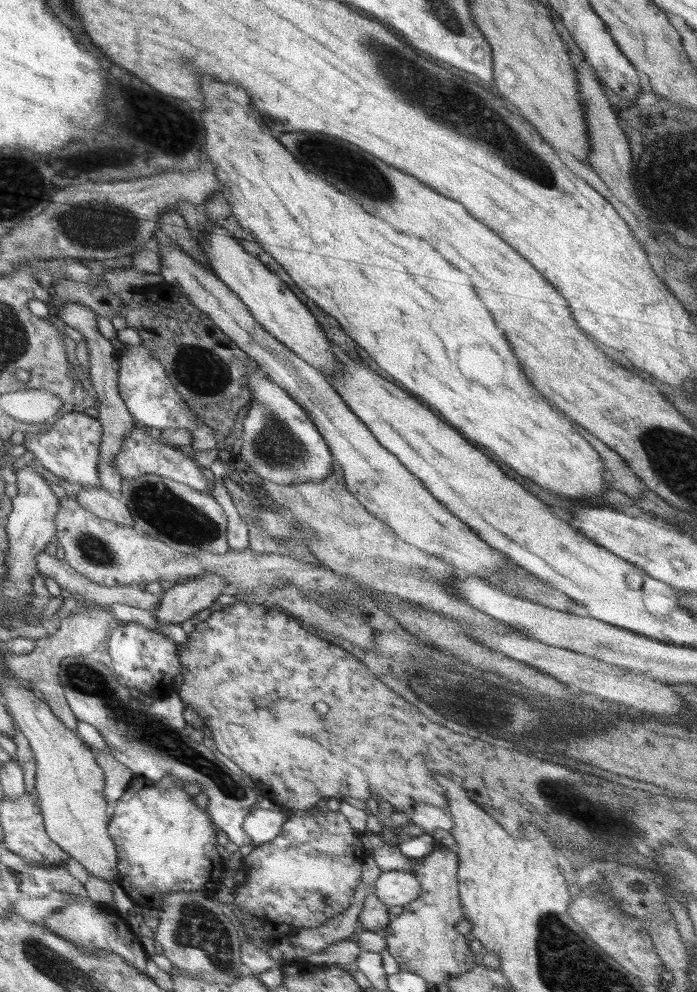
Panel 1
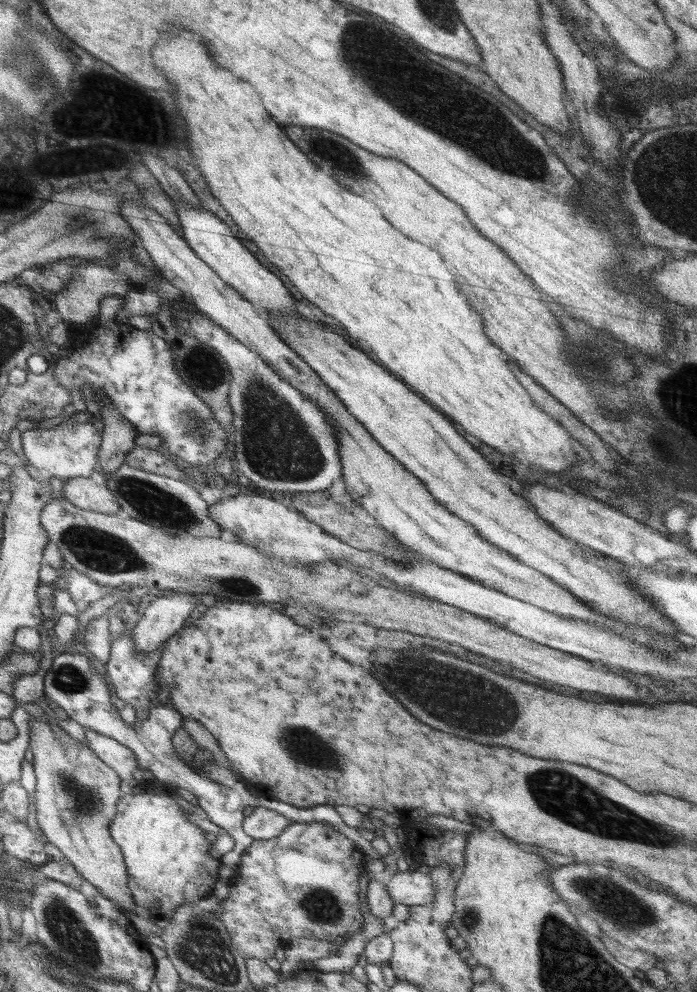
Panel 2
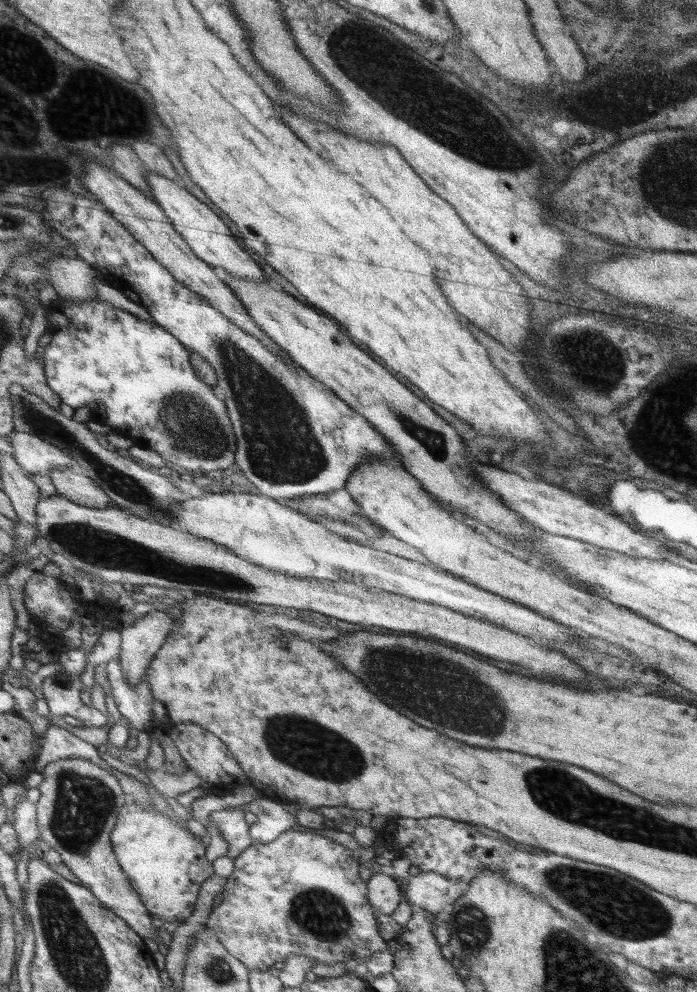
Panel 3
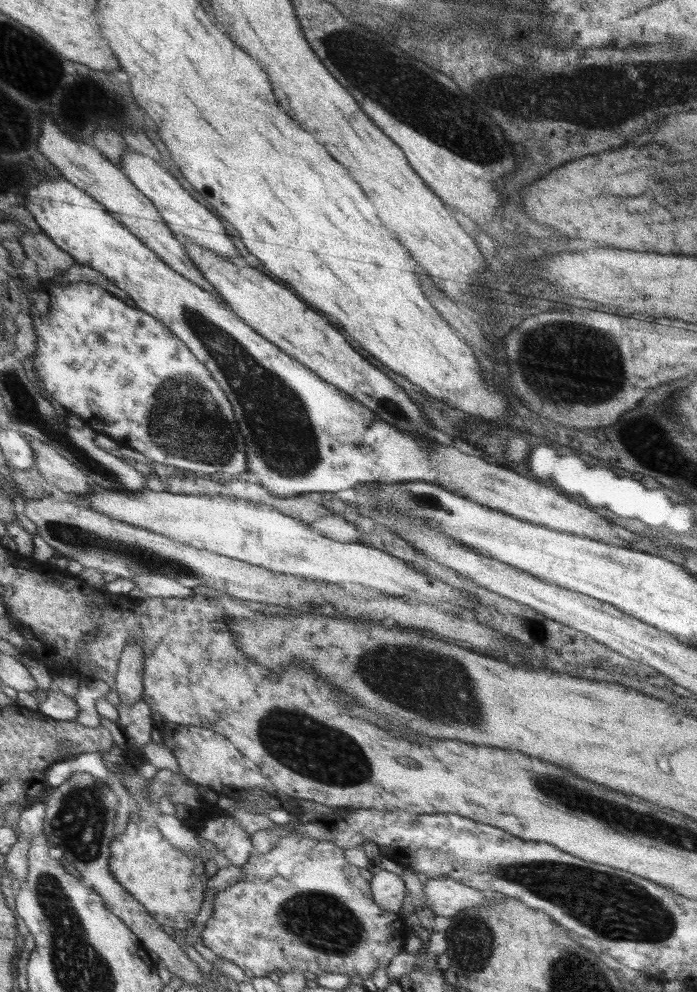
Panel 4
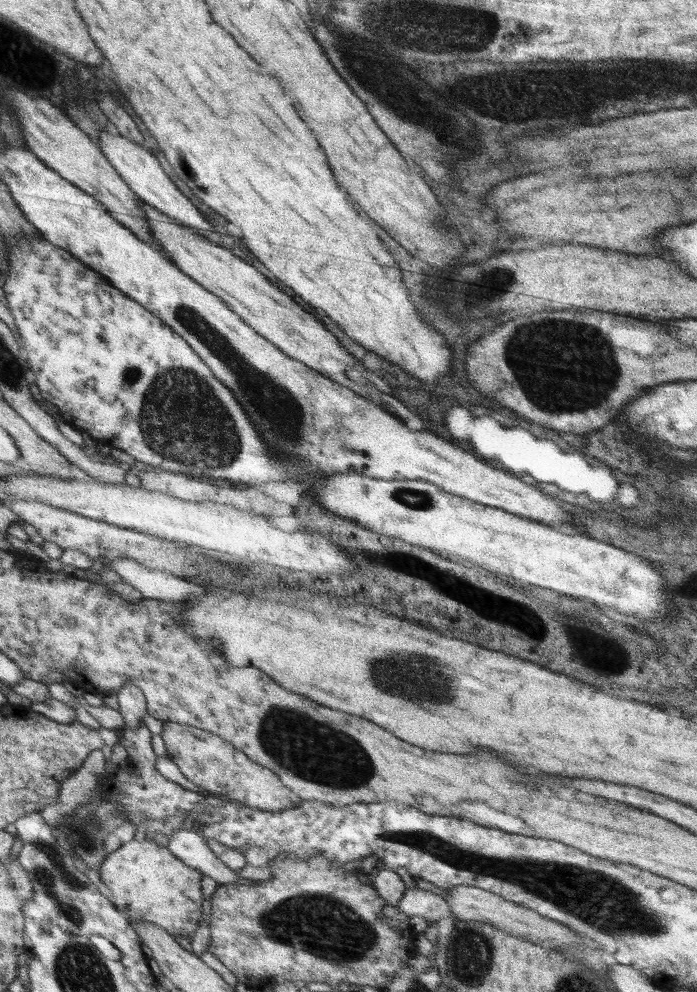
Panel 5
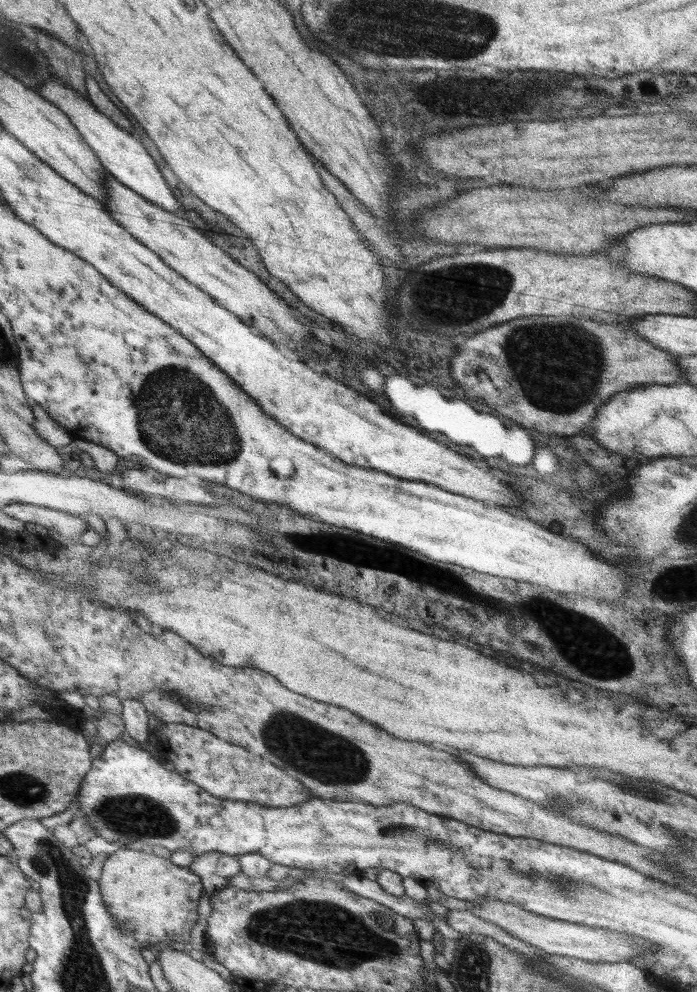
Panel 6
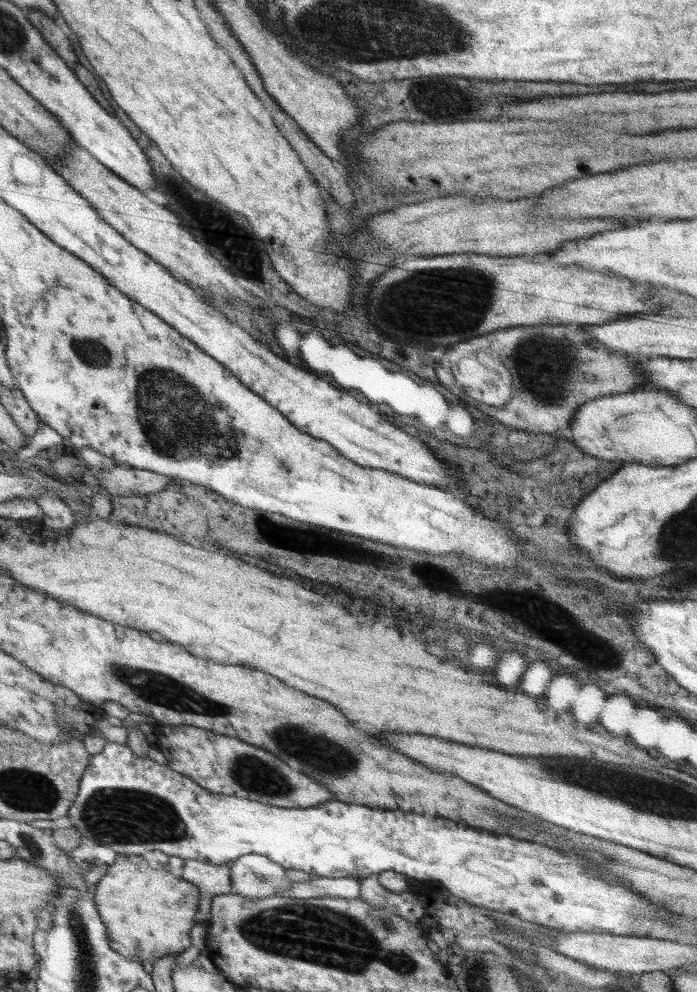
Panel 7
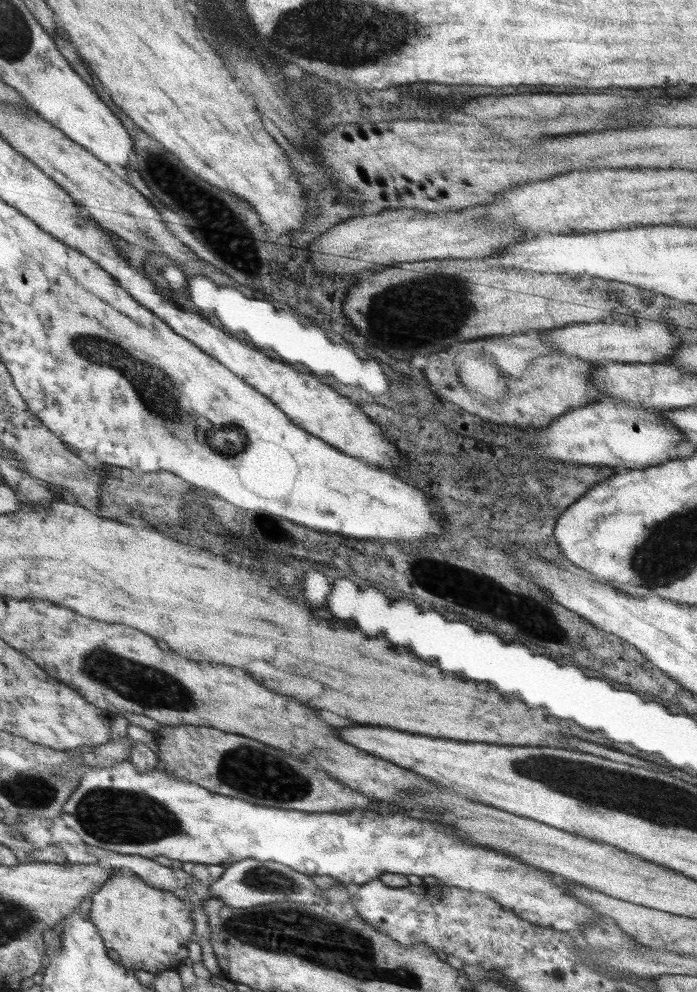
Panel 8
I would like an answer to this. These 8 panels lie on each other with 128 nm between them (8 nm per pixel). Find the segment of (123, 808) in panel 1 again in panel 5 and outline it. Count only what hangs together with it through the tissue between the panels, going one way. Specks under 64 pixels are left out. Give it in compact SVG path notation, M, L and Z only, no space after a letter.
M139 834L105 858L100 868L100 878L114 897L113 906L130 921L153 922L174 938L182 936L193 939L200 925L203 875L176 858L167 847Z

